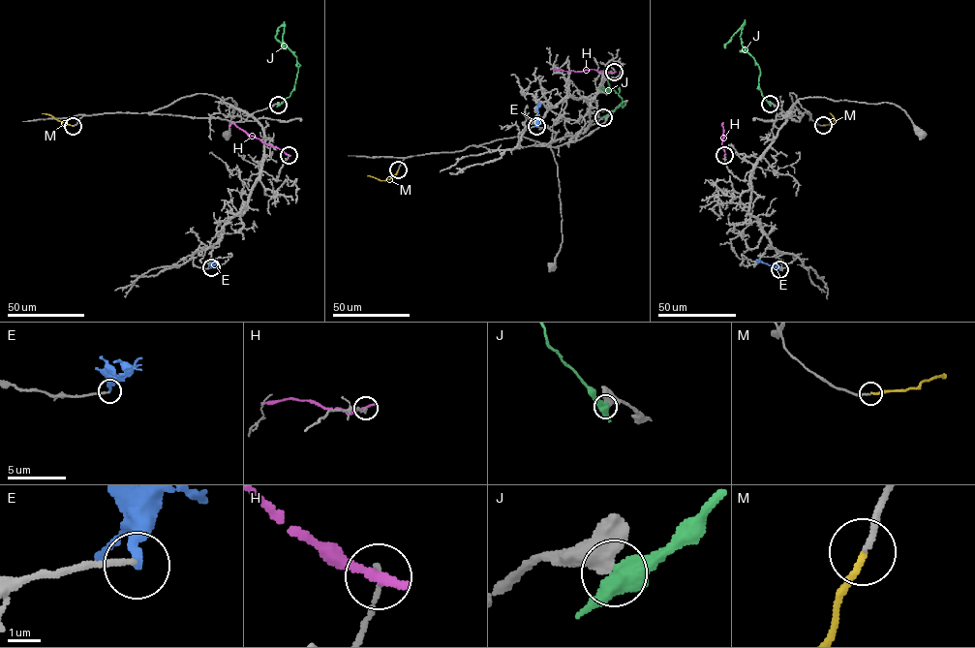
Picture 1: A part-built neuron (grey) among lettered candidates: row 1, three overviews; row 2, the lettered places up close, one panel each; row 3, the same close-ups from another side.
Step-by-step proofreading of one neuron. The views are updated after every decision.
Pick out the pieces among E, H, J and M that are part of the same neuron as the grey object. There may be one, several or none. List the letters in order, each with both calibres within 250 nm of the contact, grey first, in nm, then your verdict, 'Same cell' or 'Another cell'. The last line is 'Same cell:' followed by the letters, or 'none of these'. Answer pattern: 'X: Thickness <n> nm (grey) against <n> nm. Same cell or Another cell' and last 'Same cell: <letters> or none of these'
E: Thickness 200 nm (grey) against 240 nm. Another cell
H: Thickness 160 nm (grey) against 240 nm. Another cell
J: Thickness 600 nm (grey) against 550 nm. Another cell
M: Thickness 170 nm (grey) against 190 nm. Same cell
Same cell: M

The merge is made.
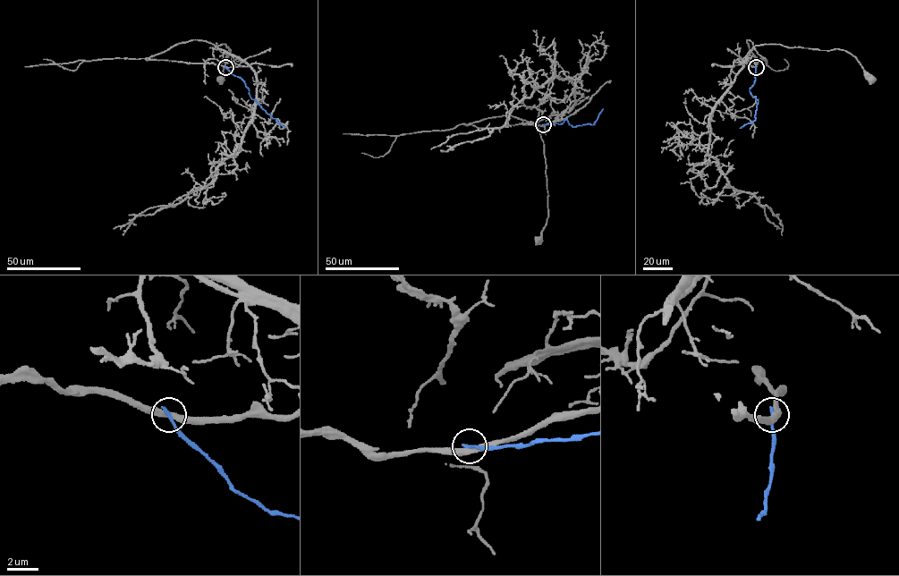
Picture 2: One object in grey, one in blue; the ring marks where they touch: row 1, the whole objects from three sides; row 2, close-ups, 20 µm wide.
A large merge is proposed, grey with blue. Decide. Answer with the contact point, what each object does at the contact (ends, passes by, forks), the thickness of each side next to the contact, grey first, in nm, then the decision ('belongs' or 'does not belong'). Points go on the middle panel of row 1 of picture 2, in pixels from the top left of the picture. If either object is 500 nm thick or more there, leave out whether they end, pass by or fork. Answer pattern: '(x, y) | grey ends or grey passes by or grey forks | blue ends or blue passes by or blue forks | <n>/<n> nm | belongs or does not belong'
(543, 124) | grey passes by | blue ends | 400/240 nm | does not belong

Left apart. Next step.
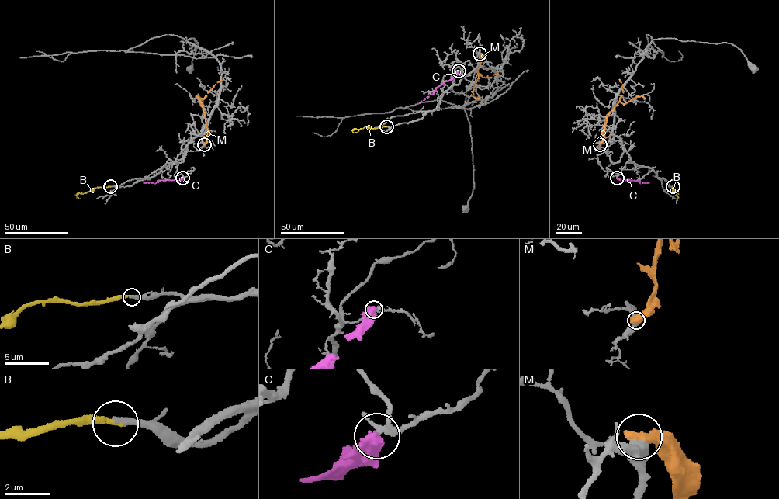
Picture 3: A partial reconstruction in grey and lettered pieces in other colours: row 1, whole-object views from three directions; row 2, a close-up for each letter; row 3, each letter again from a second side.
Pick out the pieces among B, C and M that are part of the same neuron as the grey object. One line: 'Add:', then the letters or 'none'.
Add: B

